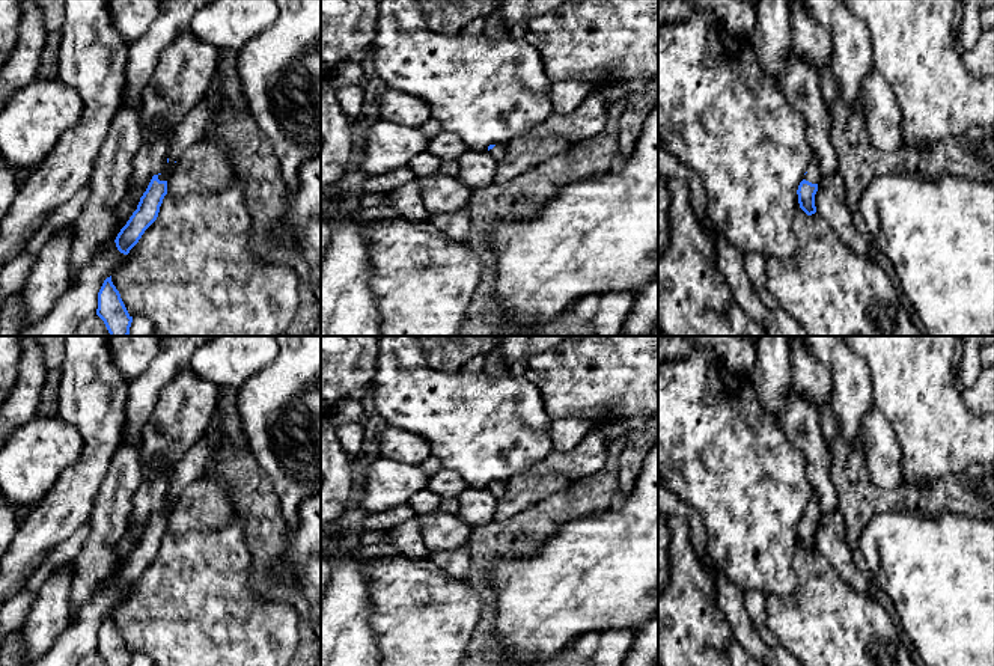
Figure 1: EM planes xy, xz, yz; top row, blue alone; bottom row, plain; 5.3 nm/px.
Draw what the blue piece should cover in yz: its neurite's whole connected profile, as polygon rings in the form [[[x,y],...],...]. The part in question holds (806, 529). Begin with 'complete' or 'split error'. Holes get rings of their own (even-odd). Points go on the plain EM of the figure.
split error | [[[812,493],[807,511],[804,512],[797,527],[800,545],[807,553],[812,553],[816,550],[815,532],[818,529],[818,520],[819,520],[818,497],[815,493]]]

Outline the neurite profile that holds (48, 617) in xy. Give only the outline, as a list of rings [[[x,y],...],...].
[[[74,561],[50,571],[36,591],[35,603],[26,618],[23,640],[26,646],[24,666],[39,660],[69,625],[72,582],[77,576]]]

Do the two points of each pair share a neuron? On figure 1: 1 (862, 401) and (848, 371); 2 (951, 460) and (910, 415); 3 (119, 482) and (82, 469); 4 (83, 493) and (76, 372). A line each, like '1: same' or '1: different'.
1: same
2: same
3: different
4: same

